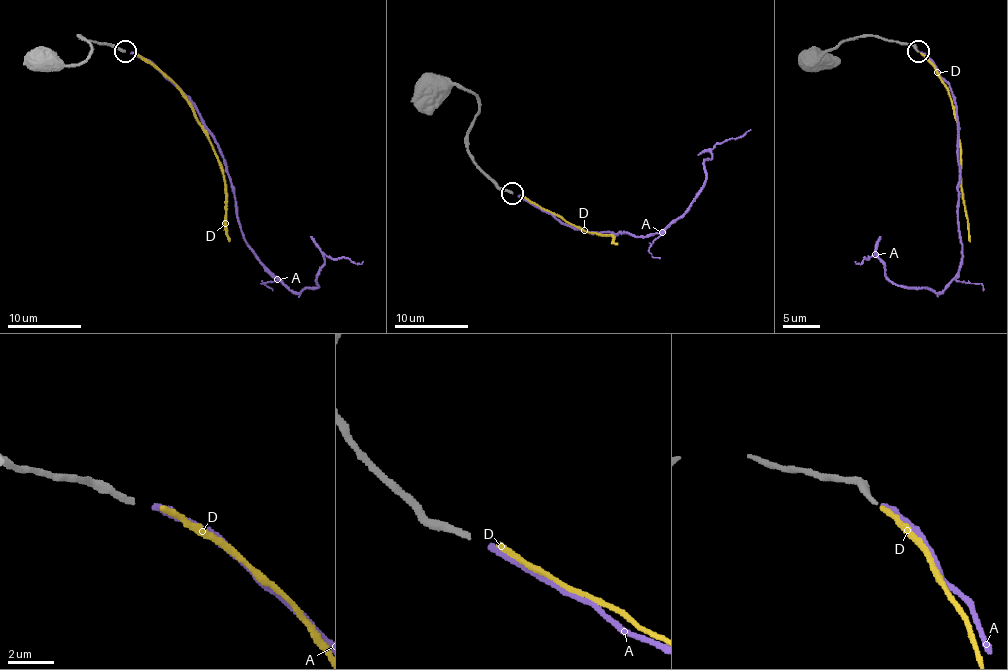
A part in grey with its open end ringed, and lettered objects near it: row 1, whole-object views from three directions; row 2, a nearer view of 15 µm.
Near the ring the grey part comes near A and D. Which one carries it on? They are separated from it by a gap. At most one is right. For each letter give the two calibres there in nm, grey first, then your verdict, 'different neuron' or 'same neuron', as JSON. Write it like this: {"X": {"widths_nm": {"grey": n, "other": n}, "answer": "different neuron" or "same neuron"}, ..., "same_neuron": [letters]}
{"A": {"widths_nm": {"grey": 240, "other": 280}, "answer": "same neuron"}, "D": {"widths_nm": {"grey": 240, "other": 240}, "answer": "different neuron"}, "same_neuron": ["A"]}

